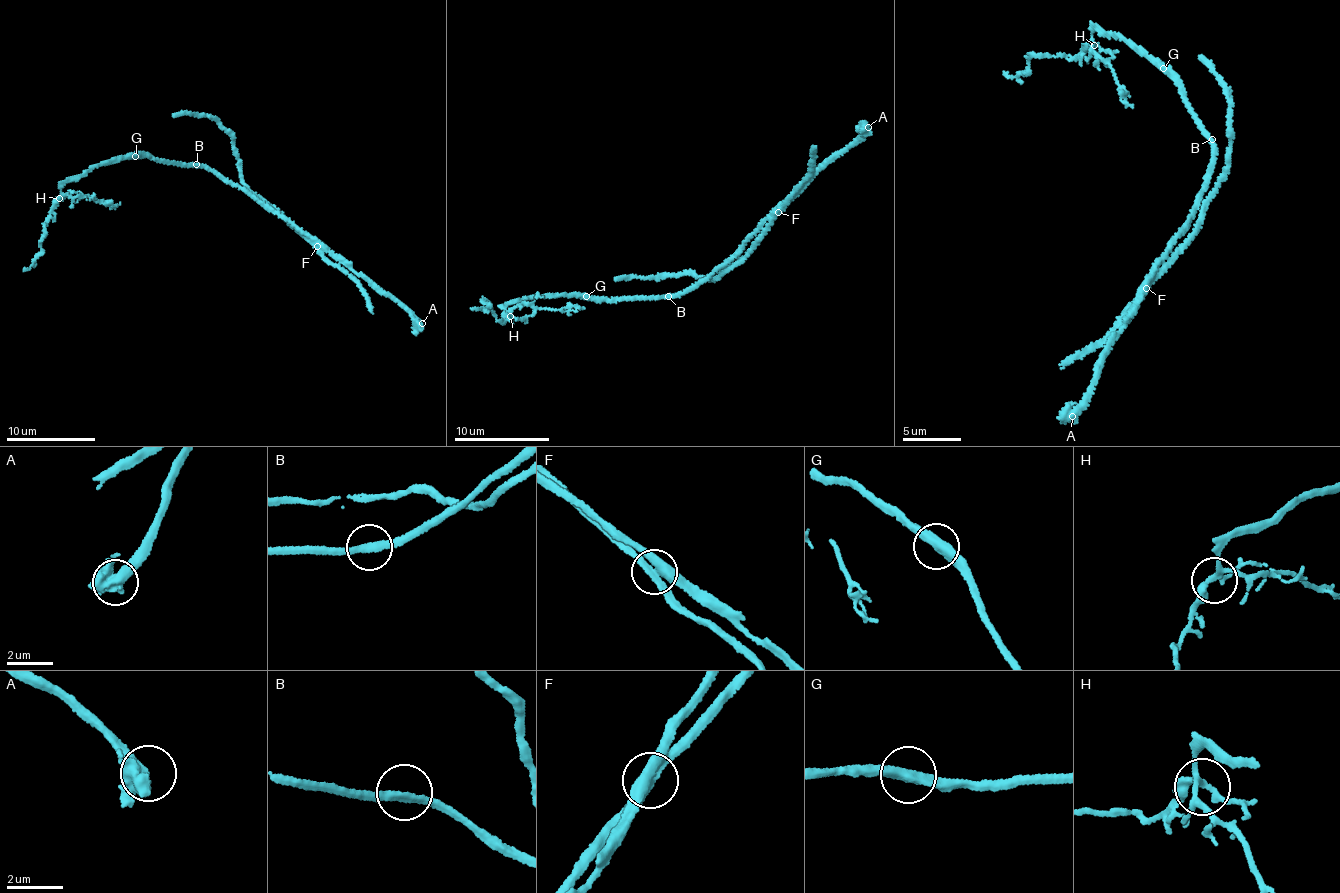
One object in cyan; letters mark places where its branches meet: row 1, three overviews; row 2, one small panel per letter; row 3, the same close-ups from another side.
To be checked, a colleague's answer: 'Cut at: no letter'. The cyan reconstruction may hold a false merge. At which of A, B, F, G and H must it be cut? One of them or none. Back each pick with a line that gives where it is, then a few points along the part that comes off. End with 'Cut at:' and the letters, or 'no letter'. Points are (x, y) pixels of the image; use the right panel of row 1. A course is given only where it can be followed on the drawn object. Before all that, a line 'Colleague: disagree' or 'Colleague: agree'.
Colleague: disagree
F: (1146, 288) | (1147, 289), (1201, 227), (1208, 201), (1225, 172), (1230, 130), (1225, 88), (1199, 56)
Cut at: F

